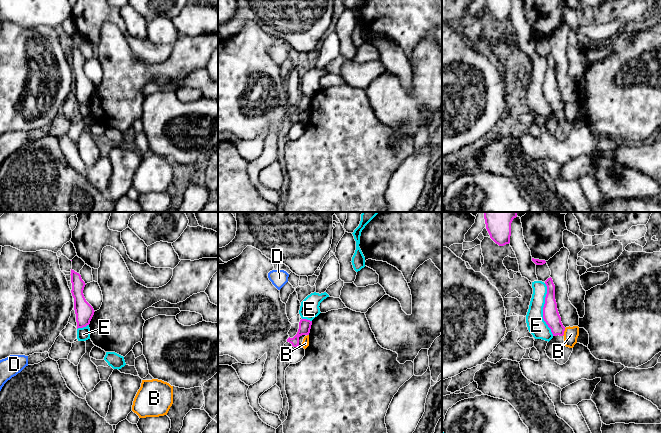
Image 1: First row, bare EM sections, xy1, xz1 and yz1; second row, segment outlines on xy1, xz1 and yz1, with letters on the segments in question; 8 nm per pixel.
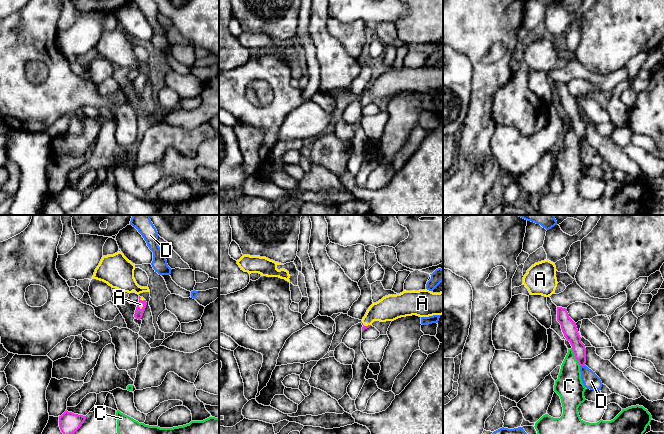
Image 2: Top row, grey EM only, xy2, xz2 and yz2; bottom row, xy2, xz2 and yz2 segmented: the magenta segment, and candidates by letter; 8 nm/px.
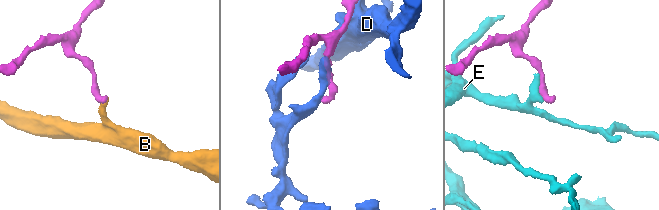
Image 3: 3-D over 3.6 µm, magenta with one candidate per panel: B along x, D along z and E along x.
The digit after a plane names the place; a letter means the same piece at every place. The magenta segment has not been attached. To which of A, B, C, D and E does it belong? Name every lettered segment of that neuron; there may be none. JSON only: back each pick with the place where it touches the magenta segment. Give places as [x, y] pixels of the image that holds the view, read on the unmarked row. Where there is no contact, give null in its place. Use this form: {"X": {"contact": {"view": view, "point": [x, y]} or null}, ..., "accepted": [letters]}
{"A": {"contact": {"view": "xy2", "point": [141, 78]}}, "accepted": ["A"]}

